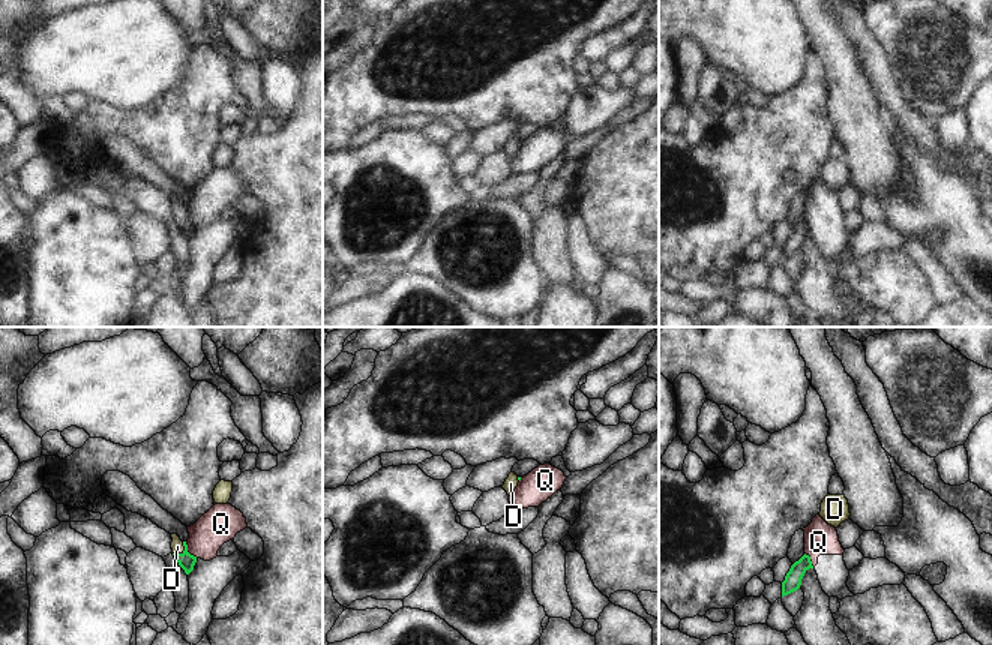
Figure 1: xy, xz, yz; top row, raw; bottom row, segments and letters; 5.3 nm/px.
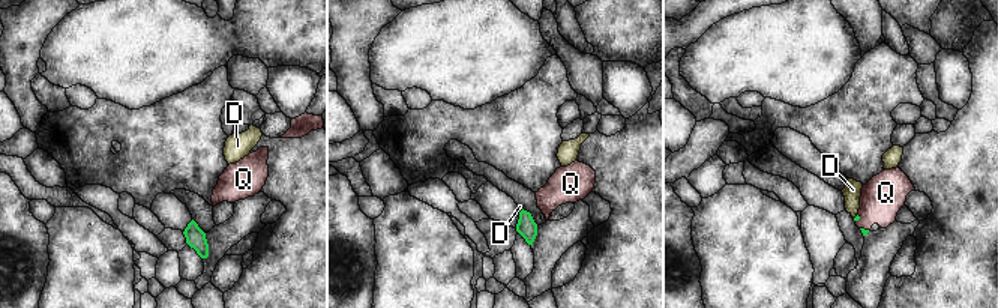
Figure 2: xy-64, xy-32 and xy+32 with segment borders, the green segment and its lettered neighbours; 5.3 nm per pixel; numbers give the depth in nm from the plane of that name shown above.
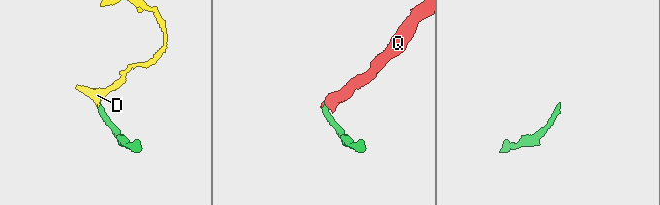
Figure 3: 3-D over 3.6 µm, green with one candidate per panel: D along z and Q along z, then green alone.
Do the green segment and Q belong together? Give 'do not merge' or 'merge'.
do not merge

